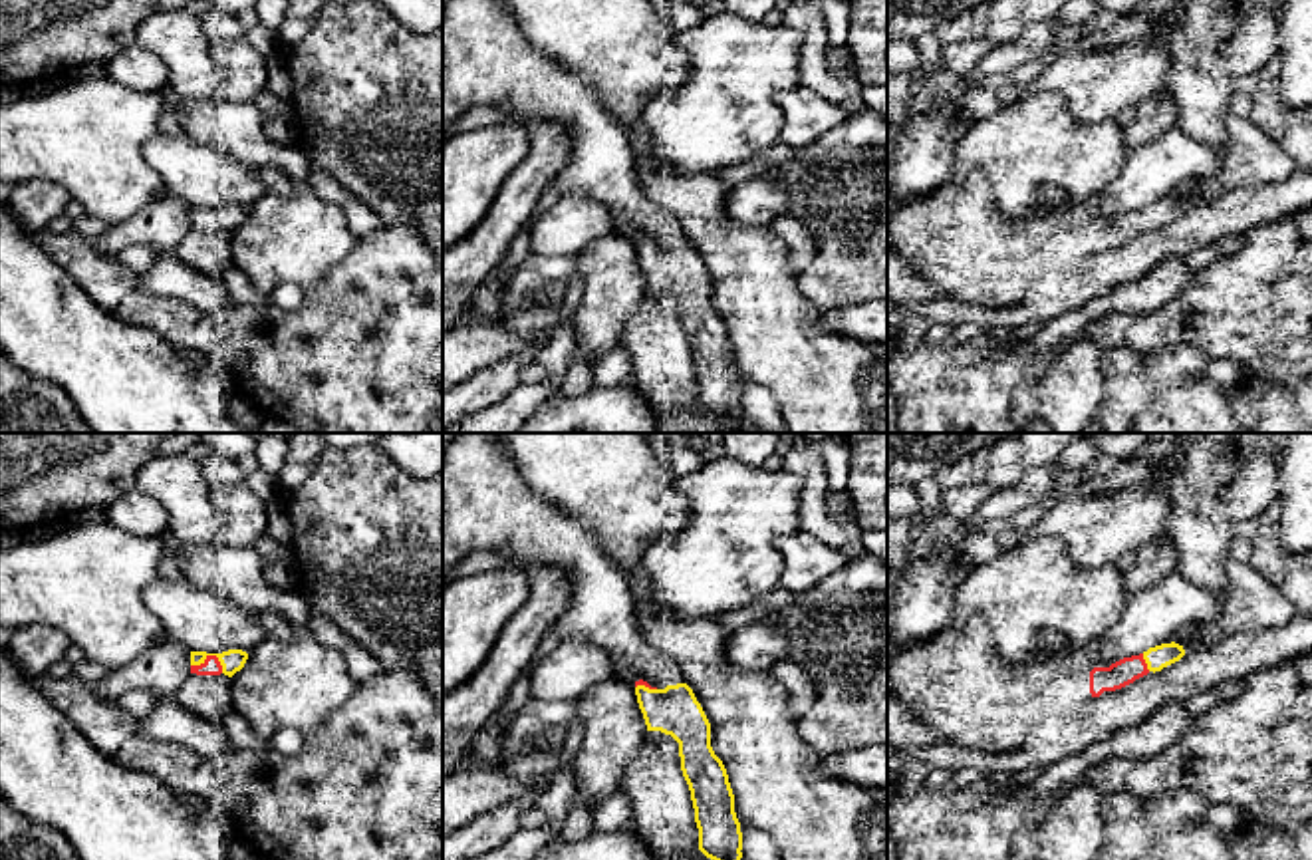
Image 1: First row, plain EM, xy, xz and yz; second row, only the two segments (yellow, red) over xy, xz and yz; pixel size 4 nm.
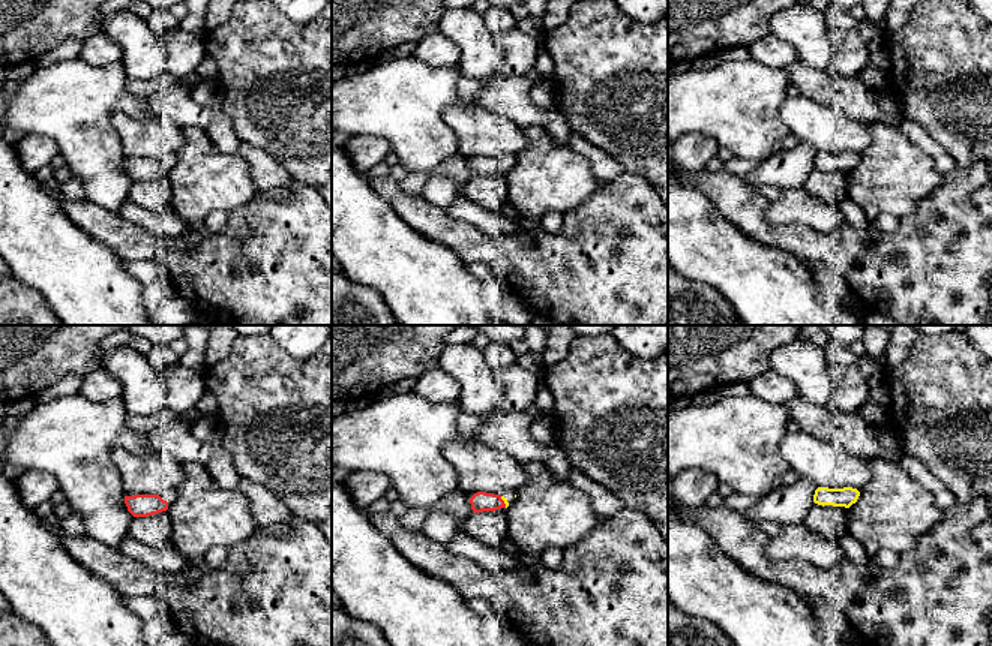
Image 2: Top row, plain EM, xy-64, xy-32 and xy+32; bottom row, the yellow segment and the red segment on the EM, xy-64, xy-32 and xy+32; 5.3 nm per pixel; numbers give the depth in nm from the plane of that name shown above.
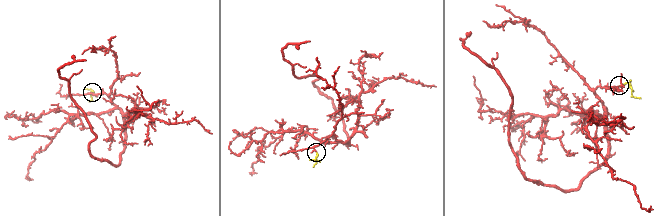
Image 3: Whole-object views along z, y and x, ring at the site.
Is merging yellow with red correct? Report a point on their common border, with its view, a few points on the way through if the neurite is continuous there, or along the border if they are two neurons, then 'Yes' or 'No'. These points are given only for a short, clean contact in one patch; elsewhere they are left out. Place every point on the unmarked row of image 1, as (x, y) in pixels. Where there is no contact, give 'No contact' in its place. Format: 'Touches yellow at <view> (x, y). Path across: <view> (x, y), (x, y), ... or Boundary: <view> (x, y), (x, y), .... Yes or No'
Touches yellow at xy (211, 209). Yes

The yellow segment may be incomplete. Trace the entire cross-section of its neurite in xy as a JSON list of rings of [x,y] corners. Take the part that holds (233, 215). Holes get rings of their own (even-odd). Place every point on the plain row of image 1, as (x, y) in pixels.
[[[228,205],[222,209],[191,207],[191,228],[197,230],[228,230],[244,222],[248,209],[242,205]]]

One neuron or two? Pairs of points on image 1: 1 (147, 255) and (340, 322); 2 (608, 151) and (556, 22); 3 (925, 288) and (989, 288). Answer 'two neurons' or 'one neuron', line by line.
1: two neurons
2: two neurons
3: two neurons

